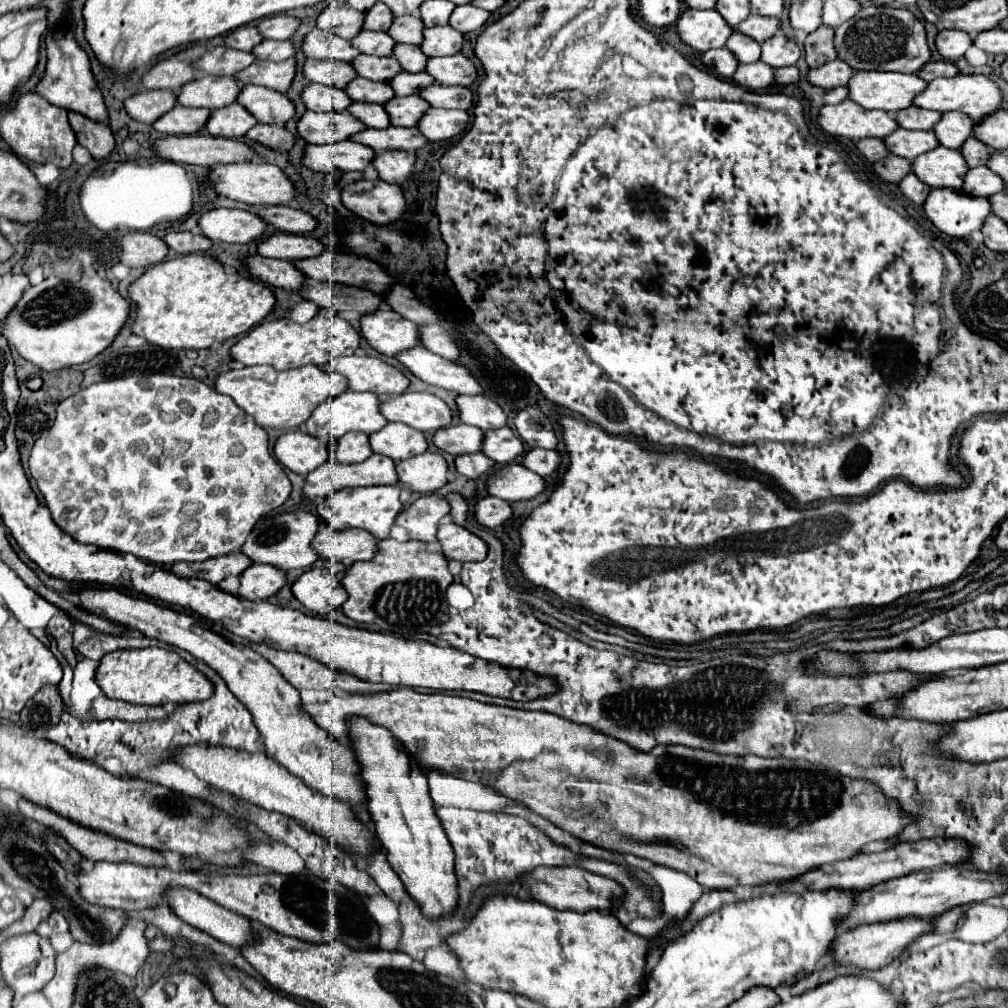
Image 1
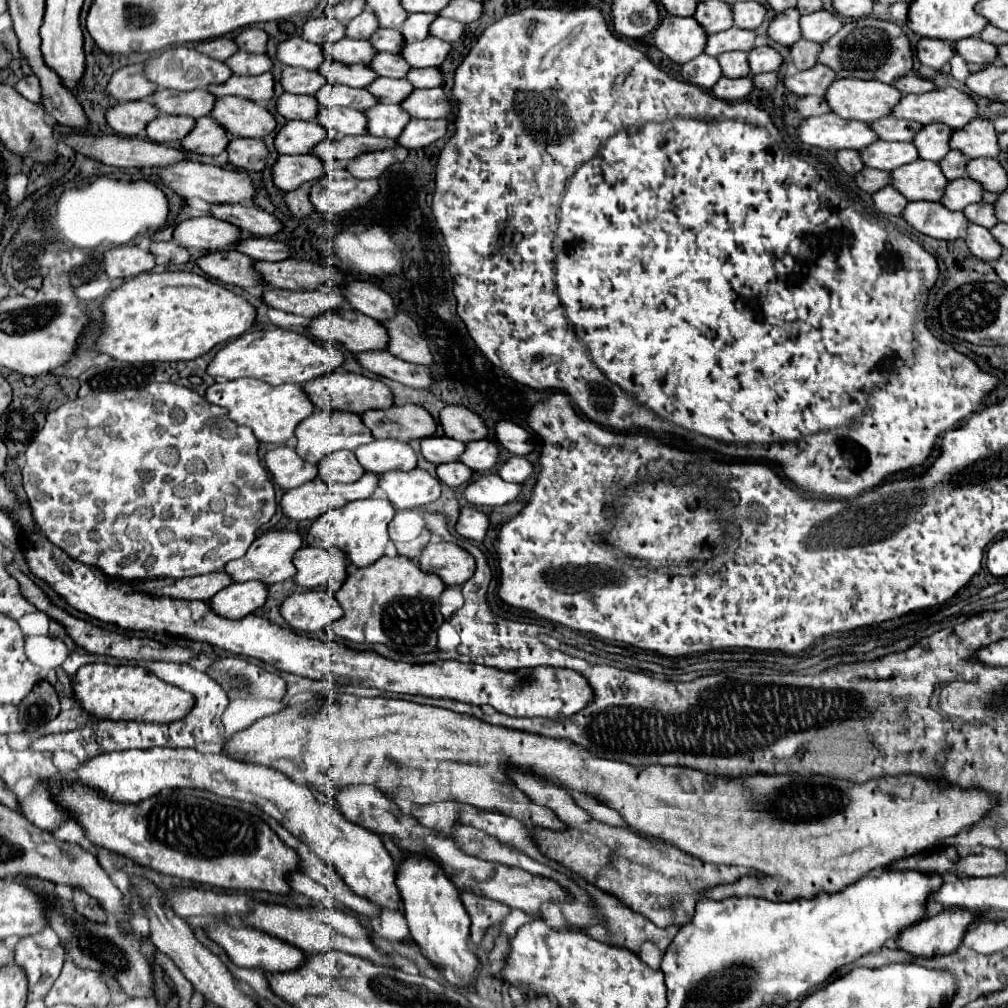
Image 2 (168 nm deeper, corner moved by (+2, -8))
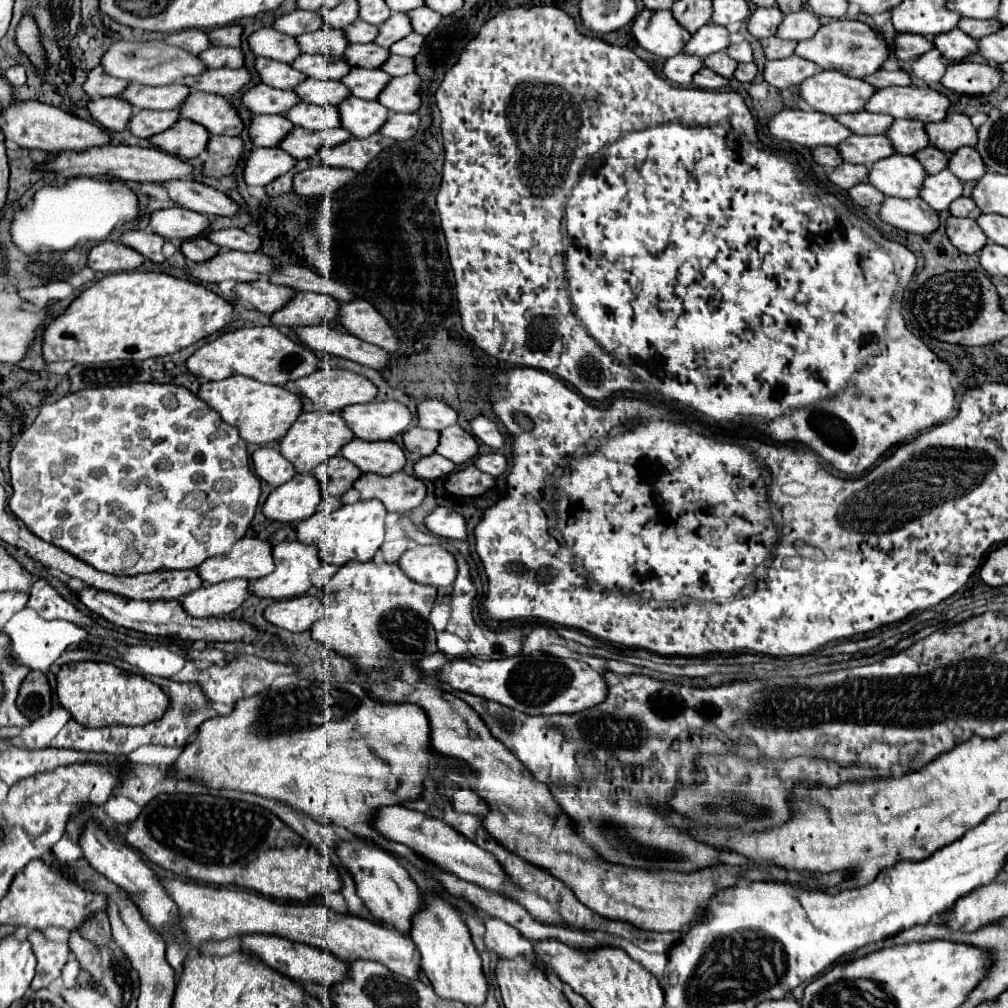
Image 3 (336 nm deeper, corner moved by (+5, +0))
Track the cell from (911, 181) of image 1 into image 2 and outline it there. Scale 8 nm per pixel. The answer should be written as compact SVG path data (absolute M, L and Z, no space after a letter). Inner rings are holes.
M884 186L878 192L872 194L872 202L876 206L878 212L882 214L892 214L892 216L900 216L900 212L904 210L904 206L908 204L906 198L902 198L900 194L896 194L896 190L892 190L892 186Z

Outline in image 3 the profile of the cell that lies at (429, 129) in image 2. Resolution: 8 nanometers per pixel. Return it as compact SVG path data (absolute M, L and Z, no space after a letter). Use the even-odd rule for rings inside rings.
M391 114L389 120L383 124L381 134L393 140L409 140L417 134L421 126L421 116L415 114Z

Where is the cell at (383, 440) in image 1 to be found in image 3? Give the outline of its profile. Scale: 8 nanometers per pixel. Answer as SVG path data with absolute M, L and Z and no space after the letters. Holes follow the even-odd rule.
M353 438L341 450L341 454L349 462L353 462L361 472L375 472L375 474L399 472L407 462L405 450L393 440L365 442L361 438Z

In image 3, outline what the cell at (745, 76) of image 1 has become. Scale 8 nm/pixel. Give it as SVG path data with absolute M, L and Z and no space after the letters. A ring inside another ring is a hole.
M705 68L693 76L693 84L699 88L705 88L705 90L721 90L721 88L729 86L729 78L721 78L719 74L713 74L713 70Z

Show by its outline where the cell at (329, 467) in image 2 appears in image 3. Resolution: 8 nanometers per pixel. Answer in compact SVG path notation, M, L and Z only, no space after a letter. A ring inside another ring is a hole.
M335 454L333 458L329 458L329 462L323 462L313 472L321 482L321 490L329 496L347 492L361 476L361 470L357 470L357 466L353 466L353 462L349 462L347 458L341 458L341 454Z

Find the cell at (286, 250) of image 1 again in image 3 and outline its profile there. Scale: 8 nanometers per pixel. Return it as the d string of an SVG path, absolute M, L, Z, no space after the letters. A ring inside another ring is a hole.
M227 228L227 230L217 230L207 236L211 242L225 250L241 250L241 252L257 252L261 248L261 238L251 236L241 228Z

